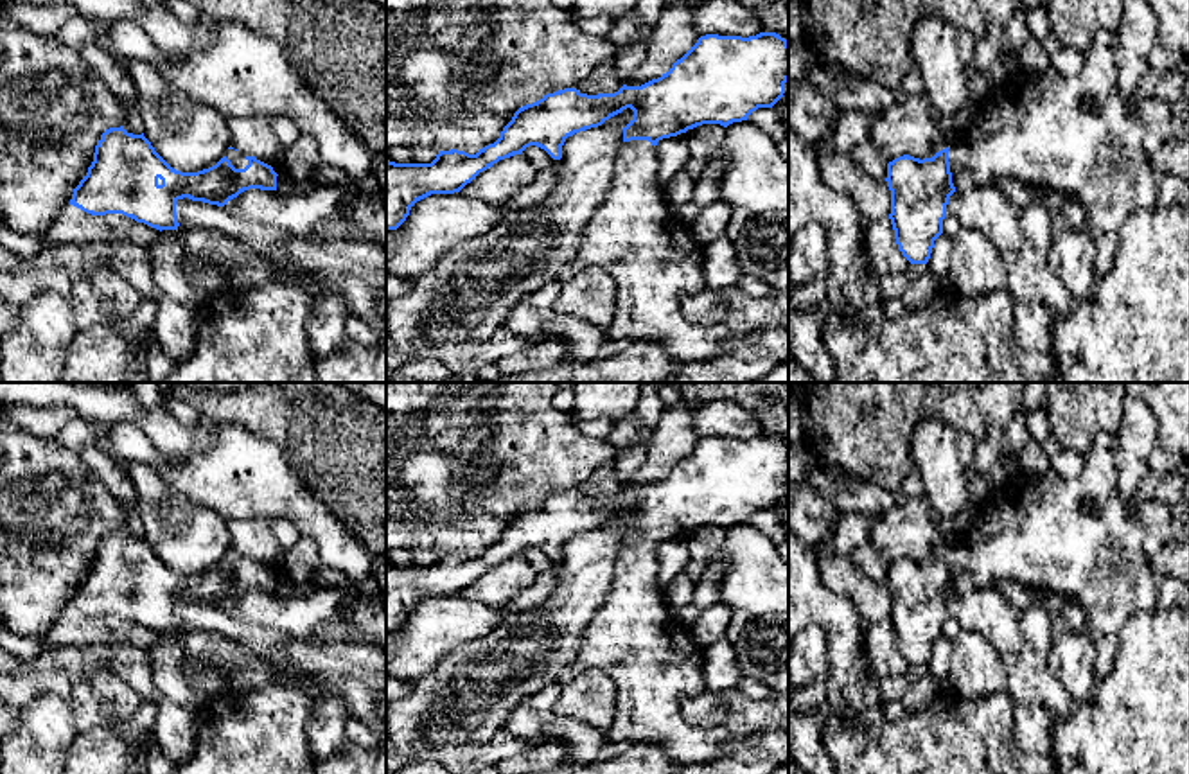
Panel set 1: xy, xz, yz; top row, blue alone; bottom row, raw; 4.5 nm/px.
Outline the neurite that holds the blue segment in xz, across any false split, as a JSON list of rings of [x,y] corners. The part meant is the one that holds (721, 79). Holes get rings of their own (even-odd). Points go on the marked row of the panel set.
[[[776,32],[756,36],[706,34],[657,79],[641,86],[623,84],[614,93],[587,95],[577,88],[546,93],[537,102],[519,108],[494,144],[476,154],[451,149],[440,151],[431,163],[395,163],[386,160],[386,230],[397,230],[411,207],[431,194],[454,194],[480,172],[499,160],[521,154],[537,145],[553,160],[562,158],[568,136],[602,126],[630,108],[632,120],[623,128],[623,144],[614,162],[612,185],[580,237],[577,257],[559,269],[564,282],[587,266],[602,266],[616,284],[616,309],[603,329],[609,339],[659,343],[672,357],[691,363],[709,361],[724,354],[722,341],[731,330],[722,323],[693,323],[681,311],[681,296],[706,289],[704,246],[691,237],[686,224],[672,217],[665,187],[657,183],[656,145],[702,124],[747,120],[758,108],[772,108],[785,93],[788,81],[788,43]]]

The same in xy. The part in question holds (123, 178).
[[[120,126],[101,135],[70,205],[92,215],[122,214],[160,232],[178,232],[178,199],[225,207],[250,189],[277,190],[277,176],[271,165],[232,145],[216,165],[181,172],[154,151],[144,133],[133,135]]]

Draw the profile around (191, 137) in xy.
[[[129,61],[126,68],[137,86],[144,136],[172,169],[196,172],[225,156],[230,128],[216,108],[187,99],[149,63]]]

